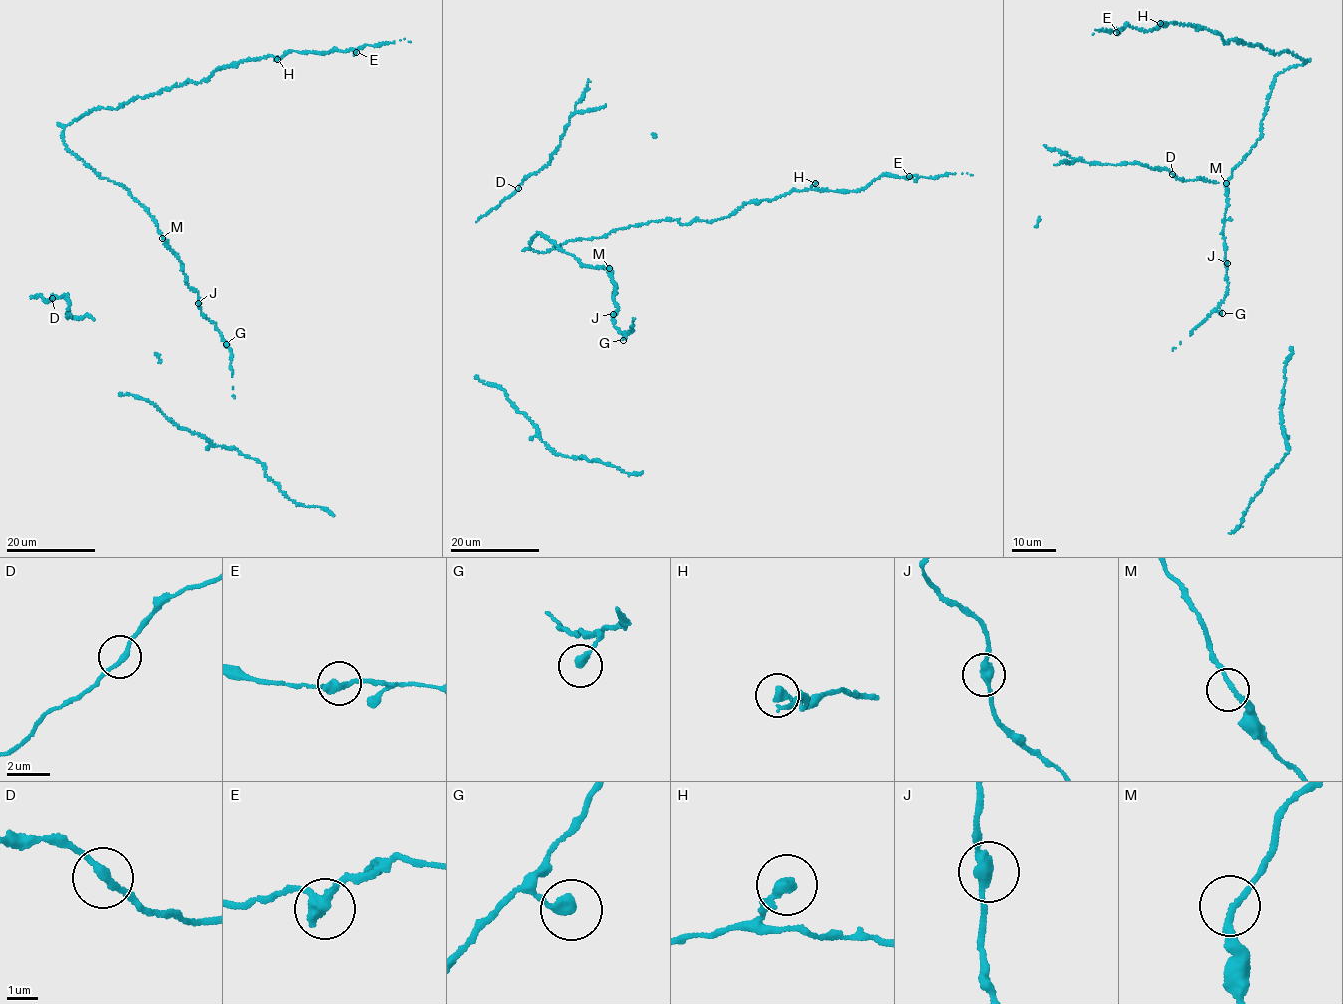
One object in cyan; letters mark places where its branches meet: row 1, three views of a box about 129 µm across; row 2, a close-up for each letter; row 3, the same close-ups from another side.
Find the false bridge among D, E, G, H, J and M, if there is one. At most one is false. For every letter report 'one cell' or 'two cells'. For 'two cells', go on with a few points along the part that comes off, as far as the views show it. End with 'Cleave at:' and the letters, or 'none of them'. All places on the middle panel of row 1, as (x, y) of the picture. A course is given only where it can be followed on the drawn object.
D: one cell
E: one cell
G: one cell
H: one cell
J: one cell
M: one cell
Cleave at: none of them

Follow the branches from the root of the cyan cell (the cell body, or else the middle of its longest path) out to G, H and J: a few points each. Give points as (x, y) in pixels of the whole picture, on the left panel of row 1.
G: (118, 183), (153, 217), (166, 247), (181, 261), (186, 284), (198, 292), (200, 313), (215, 324), (226, 344)
H: (118, 183), (69, 152), (64, 126), (99, 108), (116, 109), (201, 82), (226, 66), (277, 59)
J: (118, 183), (153, 217), (166, 247), (181, 261), (186, 284), (198, 292), (198, 303)

